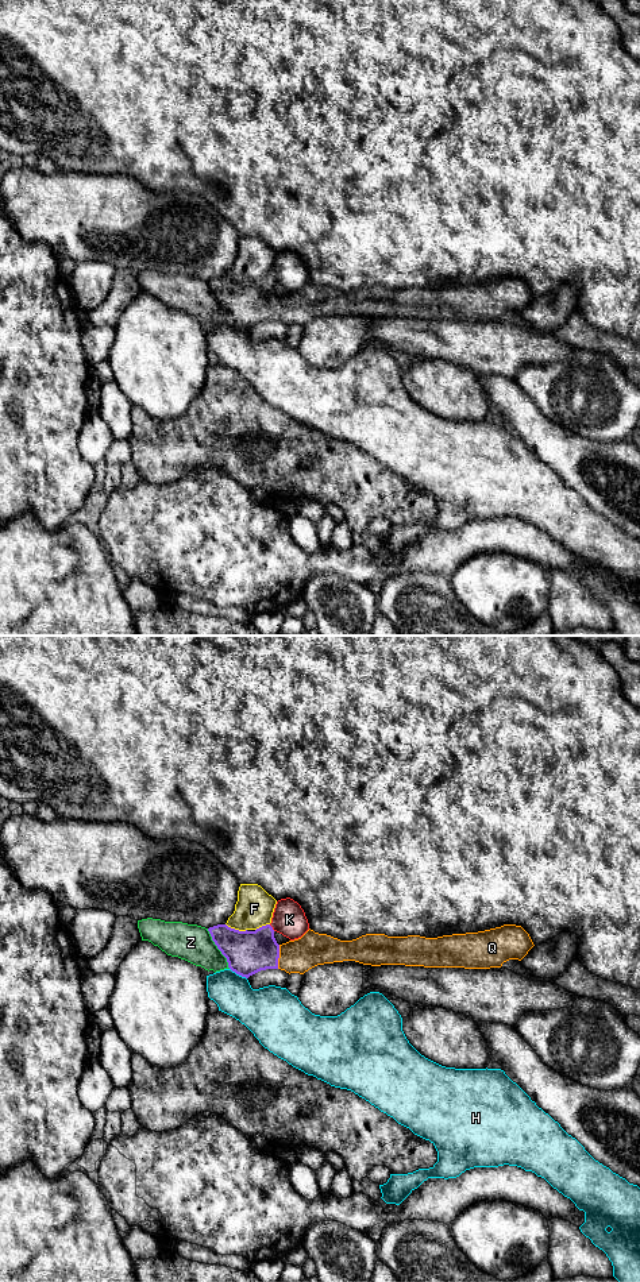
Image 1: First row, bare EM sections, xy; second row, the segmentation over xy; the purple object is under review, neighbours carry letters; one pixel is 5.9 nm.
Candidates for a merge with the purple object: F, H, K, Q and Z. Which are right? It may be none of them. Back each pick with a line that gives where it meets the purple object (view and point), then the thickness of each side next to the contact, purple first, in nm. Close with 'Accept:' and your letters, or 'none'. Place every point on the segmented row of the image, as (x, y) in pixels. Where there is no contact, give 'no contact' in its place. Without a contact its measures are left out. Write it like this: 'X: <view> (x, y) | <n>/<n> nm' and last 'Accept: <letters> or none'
Q: xy (278, 957) | 260/200 nm
Accept: Q

